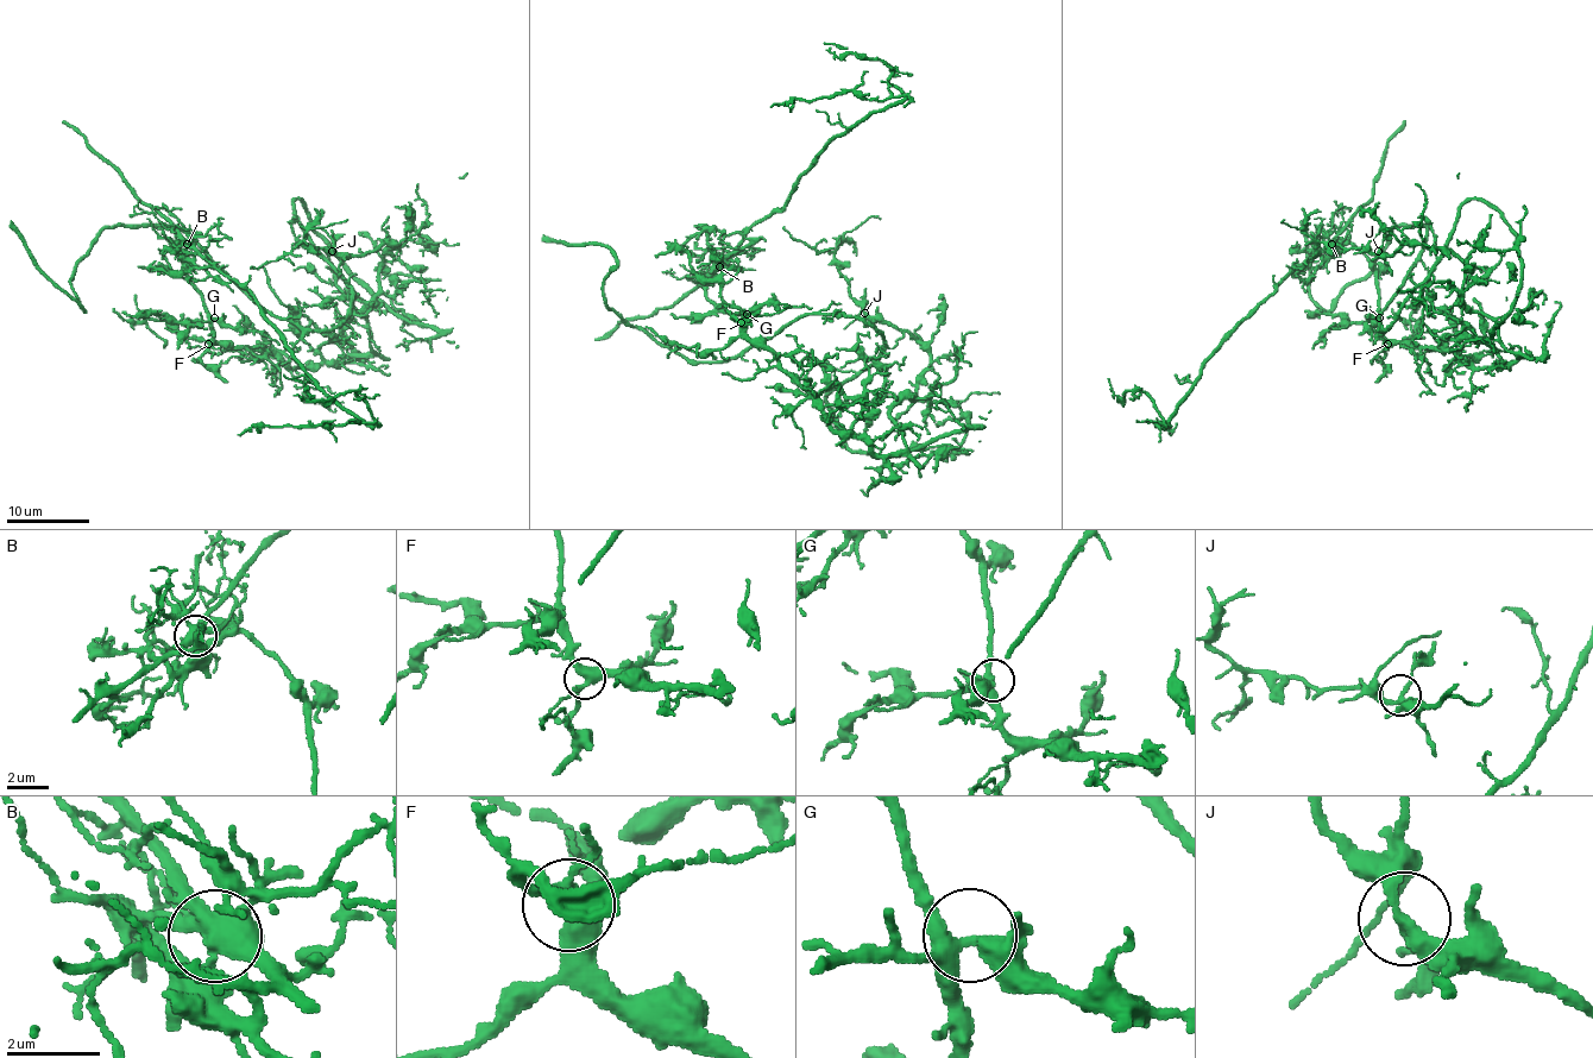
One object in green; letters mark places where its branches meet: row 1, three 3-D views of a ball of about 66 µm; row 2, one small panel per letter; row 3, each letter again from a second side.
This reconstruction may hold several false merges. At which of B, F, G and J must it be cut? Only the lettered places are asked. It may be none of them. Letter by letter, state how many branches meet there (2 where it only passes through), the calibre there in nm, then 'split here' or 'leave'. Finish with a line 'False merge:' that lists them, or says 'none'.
B: 6 branches meet; 460 nm thick; split here
F: 5 branches meet; 400 nm thick; leave
G: 4 branches meet; 400 nm thick; leave
J: 3 branches meet; 240 nm thick; leave
False merge: B

